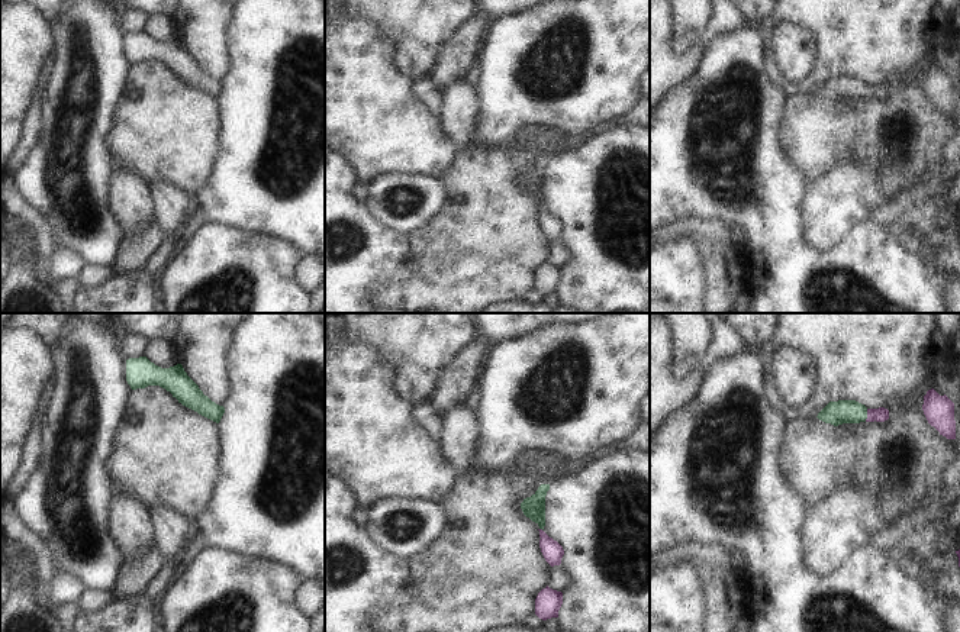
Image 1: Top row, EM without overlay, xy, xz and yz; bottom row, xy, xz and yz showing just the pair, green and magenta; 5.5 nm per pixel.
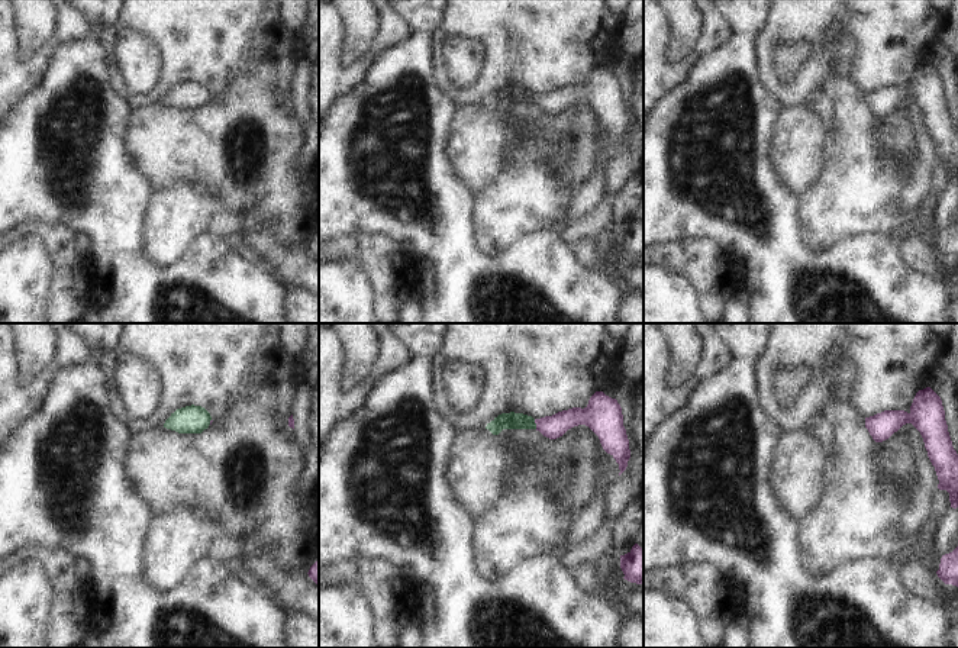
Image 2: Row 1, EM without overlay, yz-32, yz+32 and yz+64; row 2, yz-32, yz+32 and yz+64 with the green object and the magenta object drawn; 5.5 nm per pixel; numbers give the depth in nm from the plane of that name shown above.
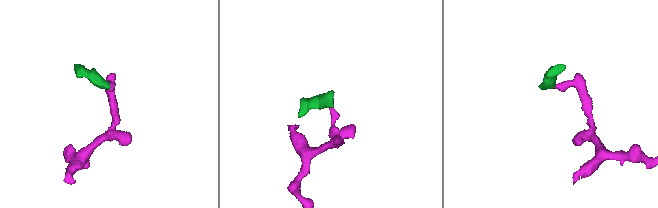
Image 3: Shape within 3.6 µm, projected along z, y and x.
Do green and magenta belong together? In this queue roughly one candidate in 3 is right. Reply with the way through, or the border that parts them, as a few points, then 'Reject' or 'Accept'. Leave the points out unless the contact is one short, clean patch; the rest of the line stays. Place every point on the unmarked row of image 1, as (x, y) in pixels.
Path across: yz (840, 87), (866, 90), (879, 90). Accept.

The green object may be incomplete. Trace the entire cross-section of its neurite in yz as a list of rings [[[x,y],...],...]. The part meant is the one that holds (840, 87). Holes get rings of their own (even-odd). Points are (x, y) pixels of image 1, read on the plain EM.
[[[838,75],[829,77],[816,93],[834,101],[874,96],[885,97],[889,94],[889,86],[885,83],[867,84],[864,80],[856,75]]]

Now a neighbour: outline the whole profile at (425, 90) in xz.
[[[418,78],[413,83],[412,87],[415,96],[428,106],[428,109],[438,116],[441,112],[444,112],[445,101],[442,99],[442,93],[439,88],[435,86],[435,83],[428,78]]]

